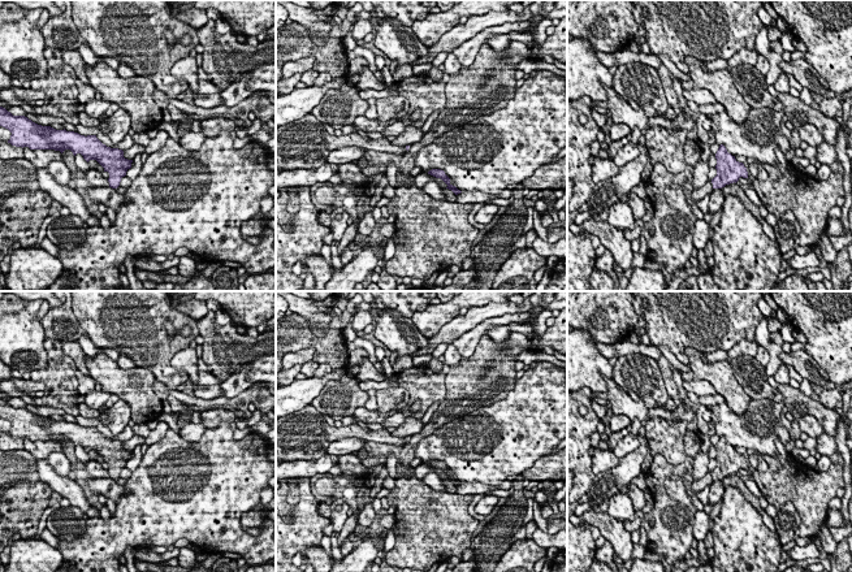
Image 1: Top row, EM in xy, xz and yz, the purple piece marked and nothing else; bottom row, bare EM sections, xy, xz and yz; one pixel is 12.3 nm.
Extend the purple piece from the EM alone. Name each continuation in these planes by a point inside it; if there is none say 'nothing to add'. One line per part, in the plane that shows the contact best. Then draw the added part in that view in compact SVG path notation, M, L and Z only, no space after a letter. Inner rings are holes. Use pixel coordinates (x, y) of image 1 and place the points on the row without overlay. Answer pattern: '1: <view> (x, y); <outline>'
nothing to add

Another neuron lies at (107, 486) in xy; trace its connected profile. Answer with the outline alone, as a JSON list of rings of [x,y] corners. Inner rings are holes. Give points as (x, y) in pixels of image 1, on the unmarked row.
[[[91,477],[90,480],[87,480],[87,486],[92,491],[92,494],[103,494],[105,498],[112,499],[114,503],[117,503],[120,498],[126,493],[124,485],[118,485],[116,480],[112,480],[109,477]]]

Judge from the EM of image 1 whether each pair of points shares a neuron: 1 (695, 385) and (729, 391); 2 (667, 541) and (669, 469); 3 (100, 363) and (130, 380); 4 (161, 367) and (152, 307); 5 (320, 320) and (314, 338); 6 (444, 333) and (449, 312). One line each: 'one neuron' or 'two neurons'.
1: two neurons
2: one neuron
3: one neuron
4: one neuron
5: two neurons
6: two neurons

